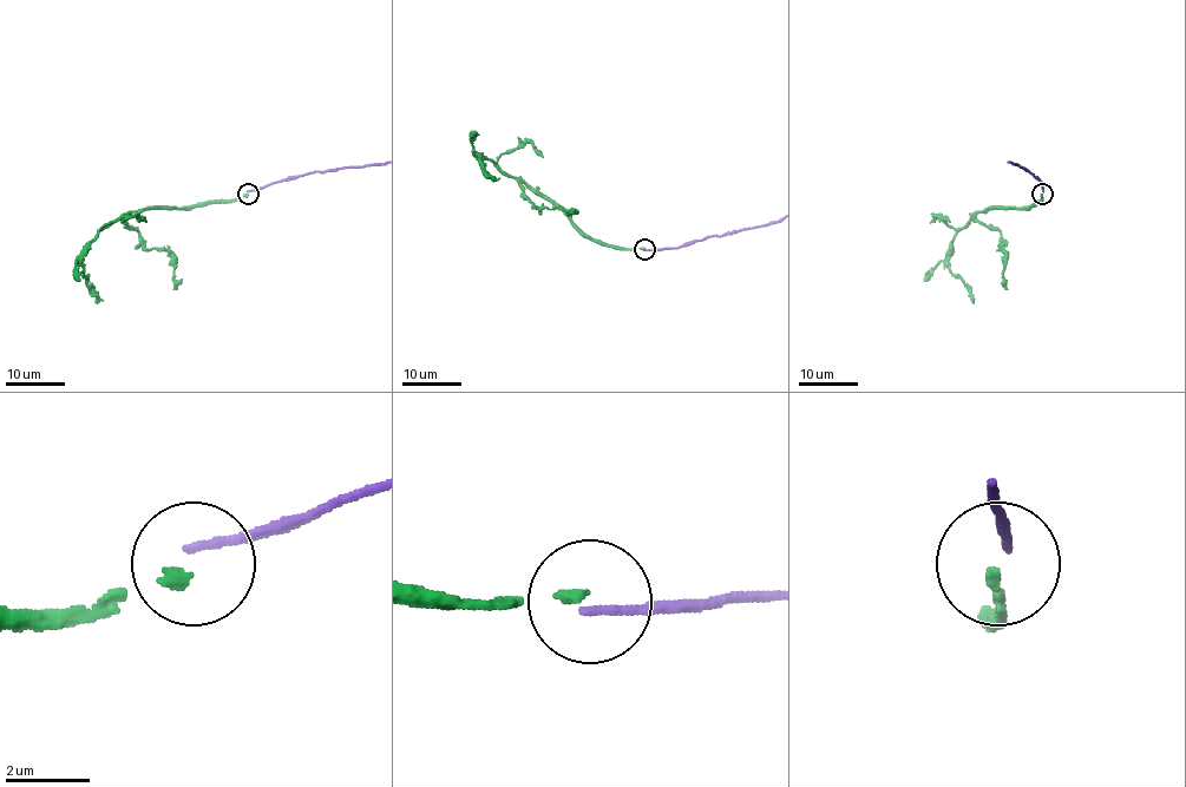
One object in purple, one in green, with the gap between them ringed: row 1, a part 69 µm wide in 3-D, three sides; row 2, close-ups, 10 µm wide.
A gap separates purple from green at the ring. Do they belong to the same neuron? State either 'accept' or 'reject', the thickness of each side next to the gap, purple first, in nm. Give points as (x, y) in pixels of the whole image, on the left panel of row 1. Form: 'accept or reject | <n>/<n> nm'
reject | 220/280 nm

